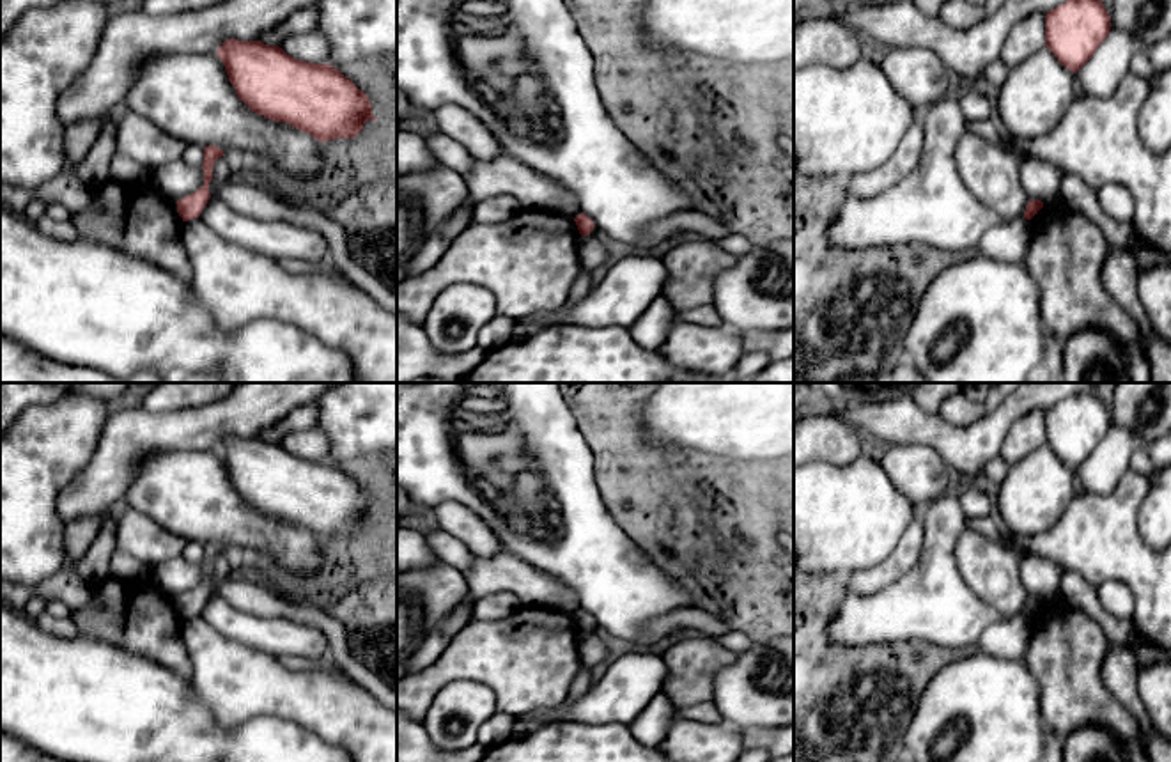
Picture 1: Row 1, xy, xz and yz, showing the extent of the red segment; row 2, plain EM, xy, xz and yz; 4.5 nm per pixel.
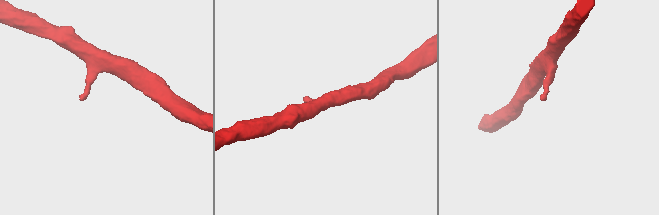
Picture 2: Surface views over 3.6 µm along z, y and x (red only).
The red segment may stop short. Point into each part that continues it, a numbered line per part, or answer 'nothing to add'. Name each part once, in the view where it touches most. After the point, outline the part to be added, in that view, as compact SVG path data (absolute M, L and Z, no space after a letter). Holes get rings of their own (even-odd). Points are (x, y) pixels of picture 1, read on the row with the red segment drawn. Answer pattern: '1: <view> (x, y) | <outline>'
nothing to add

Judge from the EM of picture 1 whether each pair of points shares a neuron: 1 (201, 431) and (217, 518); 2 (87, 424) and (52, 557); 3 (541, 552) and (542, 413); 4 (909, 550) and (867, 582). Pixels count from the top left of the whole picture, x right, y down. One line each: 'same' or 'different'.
1: different
2: same
3: same
4: same

